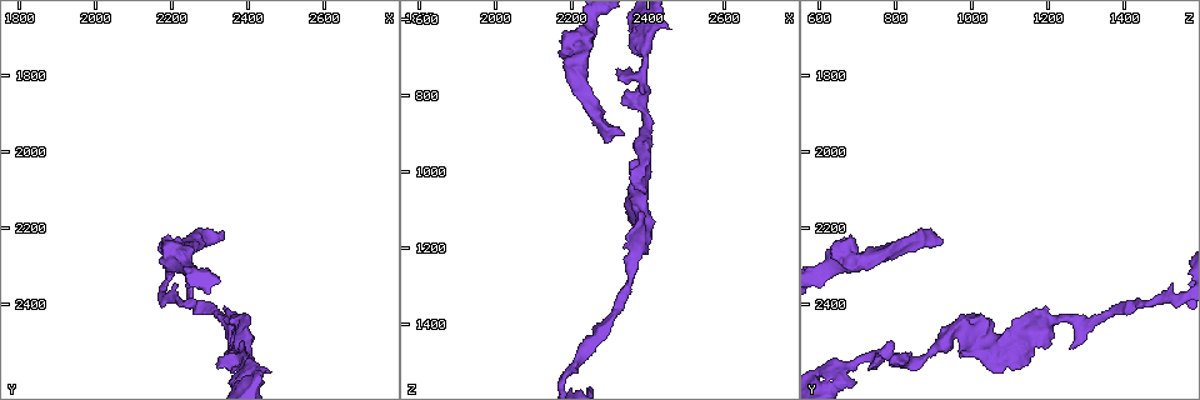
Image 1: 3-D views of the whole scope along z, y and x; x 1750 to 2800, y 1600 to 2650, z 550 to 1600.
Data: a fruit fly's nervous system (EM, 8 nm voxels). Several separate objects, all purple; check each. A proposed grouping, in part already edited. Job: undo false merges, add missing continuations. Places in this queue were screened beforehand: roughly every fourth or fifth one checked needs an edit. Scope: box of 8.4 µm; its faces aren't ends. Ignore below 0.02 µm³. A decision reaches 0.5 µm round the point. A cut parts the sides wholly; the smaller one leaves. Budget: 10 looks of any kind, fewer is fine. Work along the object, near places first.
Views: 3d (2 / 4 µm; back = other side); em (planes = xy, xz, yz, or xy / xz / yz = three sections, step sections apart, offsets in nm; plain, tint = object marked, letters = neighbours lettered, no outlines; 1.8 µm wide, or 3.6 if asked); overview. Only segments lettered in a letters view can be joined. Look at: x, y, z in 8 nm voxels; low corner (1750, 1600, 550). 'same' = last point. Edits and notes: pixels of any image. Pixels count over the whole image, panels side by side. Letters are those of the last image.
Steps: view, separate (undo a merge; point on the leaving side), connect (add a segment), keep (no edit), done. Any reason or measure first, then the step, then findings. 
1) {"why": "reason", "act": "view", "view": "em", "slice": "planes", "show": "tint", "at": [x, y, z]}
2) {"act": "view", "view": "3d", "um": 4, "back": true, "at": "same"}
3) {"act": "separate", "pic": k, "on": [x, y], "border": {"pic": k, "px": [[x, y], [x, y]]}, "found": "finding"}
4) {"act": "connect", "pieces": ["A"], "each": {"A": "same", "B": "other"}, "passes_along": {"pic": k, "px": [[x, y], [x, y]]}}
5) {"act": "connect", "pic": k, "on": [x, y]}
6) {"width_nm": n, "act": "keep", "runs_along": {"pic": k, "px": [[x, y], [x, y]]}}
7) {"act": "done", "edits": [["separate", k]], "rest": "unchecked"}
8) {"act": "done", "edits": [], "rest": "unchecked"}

{"why": "a fork", "act": "view", "view": "3d", "um": 2, "at": [2210, 2265, 660]}

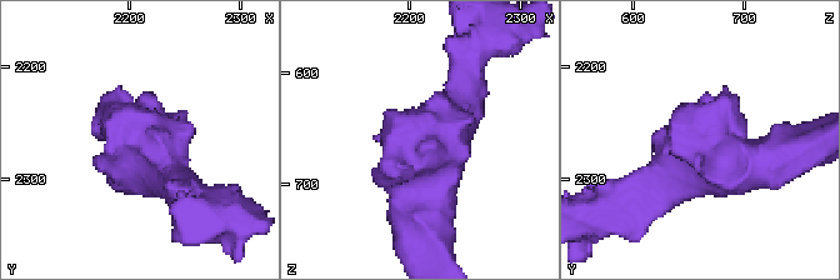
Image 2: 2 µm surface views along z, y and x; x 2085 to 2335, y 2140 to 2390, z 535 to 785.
{"act": "view", "view": "em", "slice": "yz", "step": 8, "show": "tint", "at": [2214, 2268, 668]}

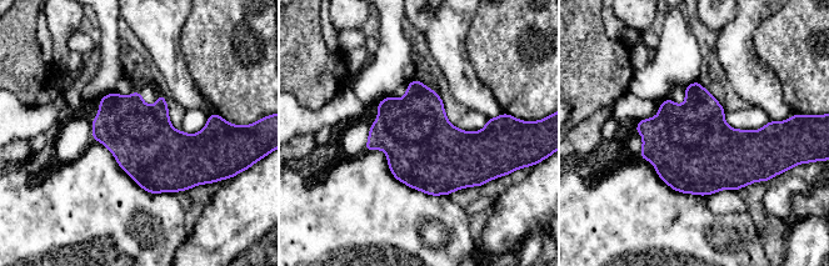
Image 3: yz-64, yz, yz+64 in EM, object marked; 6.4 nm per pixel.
{"why": "what lies round it", "act": "view", "view": "em", "slice": "yz", "step": 8, "show": "letters", "at": "same"}

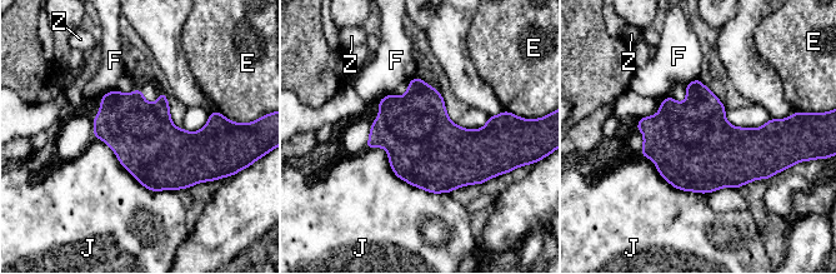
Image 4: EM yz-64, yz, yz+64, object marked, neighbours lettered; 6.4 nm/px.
{"act": "keep", "each": {"E": "other", "F": "other", "J": "other", "Z": "other"}, "border": {"pic": 4, "px": [[366, 148], [446, 193]]}, "found": "one neuron here"}

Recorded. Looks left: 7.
{"why": "branch stops here", "act": "view", "view": "em", "slice": "planes", "show": "letters", "at": [2455, 2575, 630]}

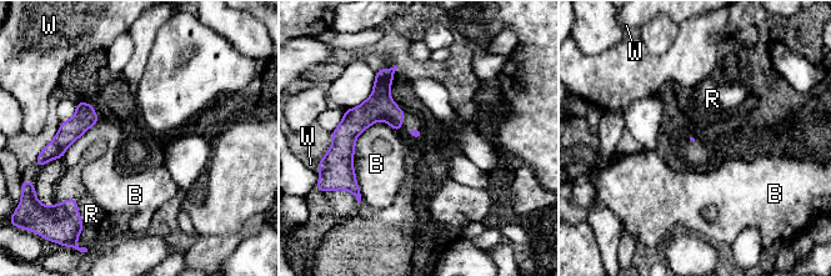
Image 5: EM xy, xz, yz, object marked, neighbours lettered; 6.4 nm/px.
{"longest_contact_nm": ["B", 550], "act": "keep", "each": {"B": "other", "R": "other", "W": "other"}, "border": {"pic": 5, "px": [[380, 119], [355, 141], [360, 199]]}, "found": "no lettered segment goes on from it"}

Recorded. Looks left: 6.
{"why": "free end", "act": "view", "view": "em", "um": 3.6, "slice": "planes", "show": "plain", "at": [2370, 2425, 1150]}

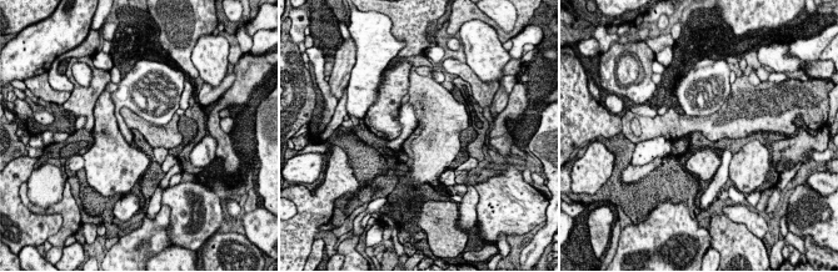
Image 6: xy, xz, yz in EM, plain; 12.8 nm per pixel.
{"why": "what lies round it", "act": "view", "view": "em", "um": 3.6, "slice": "planes", "show": "letters", "at": "same"}

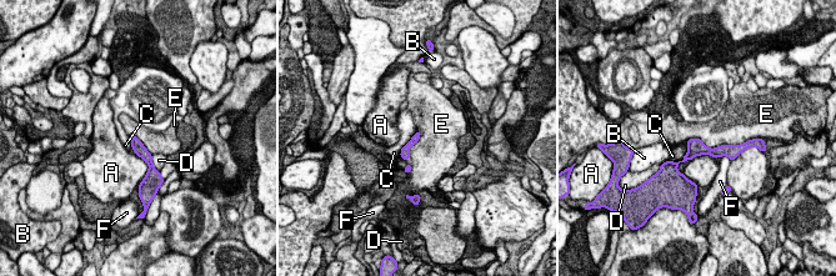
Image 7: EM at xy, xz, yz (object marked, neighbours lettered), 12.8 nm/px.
{"act": "keep", "each": {"A": "other", "B": "other", "C": "other", "D": "other", "E": "other", "F": "other"}, "runs_along": {"pic": 7, "px": [[731, 150], [694, 150], [674, 165]]}, "found": "no lettered segment goes on from it"}

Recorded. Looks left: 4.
{"why": "an open end", "act": "view", "view": "em", "um": 3.6, "slice": "planes", "show": "letters", "at": [2330, 2205, 895]}

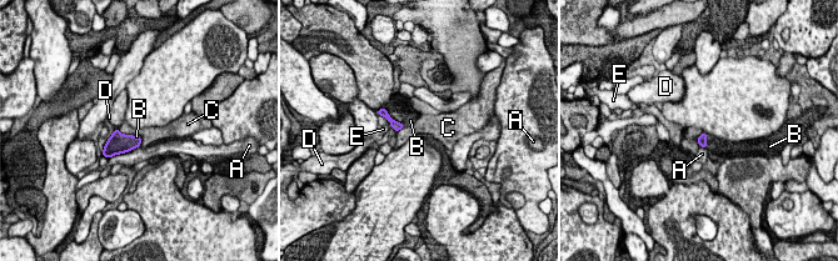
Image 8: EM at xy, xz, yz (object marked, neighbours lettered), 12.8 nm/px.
{"longest_contact_nm": ["A", 440], "act": "connect", "pieces": ["B"], "each": {"A": "other", "B": "same", "C": "other", "D": "other", "E": "other"}, "found": "the neuron continues"}

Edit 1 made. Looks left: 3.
{"act": "done", "edits": [["connect", 8]], "rest": "unchecked"}

